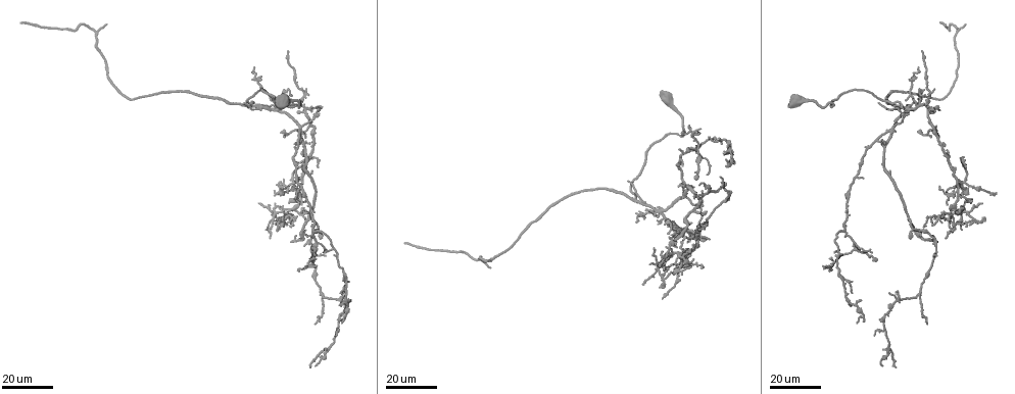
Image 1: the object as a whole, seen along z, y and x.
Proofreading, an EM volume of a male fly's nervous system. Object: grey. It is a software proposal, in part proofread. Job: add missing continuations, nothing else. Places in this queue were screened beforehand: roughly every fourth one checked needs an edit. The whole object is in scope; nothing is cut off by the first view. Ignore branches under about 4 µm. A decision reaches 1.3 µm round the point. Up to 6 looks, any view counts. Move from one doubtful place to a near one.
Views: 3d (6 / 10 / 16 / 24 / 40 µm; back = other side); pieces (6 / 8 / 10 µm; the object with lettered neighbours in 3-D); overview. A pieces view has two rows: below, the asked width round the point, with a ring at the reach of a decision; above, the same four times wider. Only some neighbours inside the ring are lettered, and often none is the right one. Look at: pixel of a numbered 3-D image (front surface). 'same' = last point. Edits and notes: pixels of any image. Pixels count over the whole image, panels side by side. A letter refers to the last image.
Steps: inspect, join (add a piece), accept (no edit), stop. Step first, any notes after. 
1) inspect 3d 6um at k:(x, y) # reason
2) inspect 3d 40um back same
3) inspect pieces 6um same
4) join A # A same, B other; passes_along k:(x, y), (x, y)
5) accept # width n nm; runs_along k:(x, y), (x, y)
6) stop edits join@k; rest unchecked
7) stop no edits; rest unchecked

inspect 3d 16um at 1:(292, 240) # branch stops here

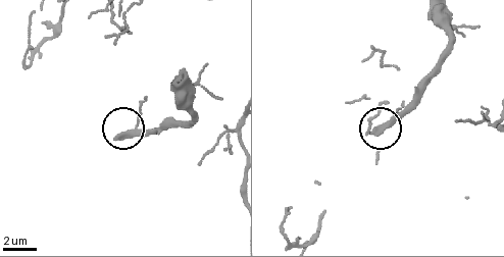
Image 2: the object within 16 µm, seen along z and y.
inspect pieces 10um at 2:(376, 133)

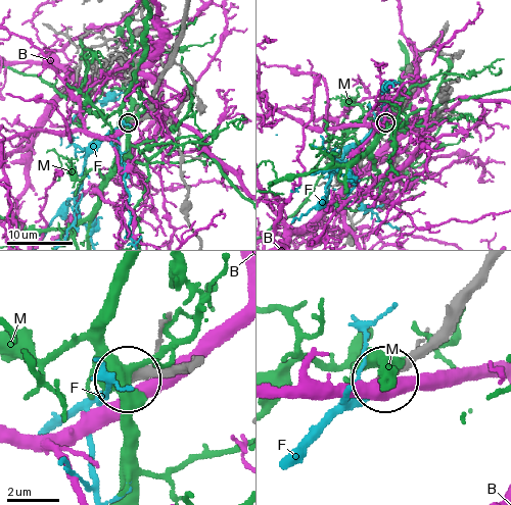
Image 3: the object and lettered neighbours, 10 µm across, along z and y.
join F # width 280 nm; B other, F same, M other; the neuron continues

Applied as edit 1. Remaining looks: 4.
inspect overview

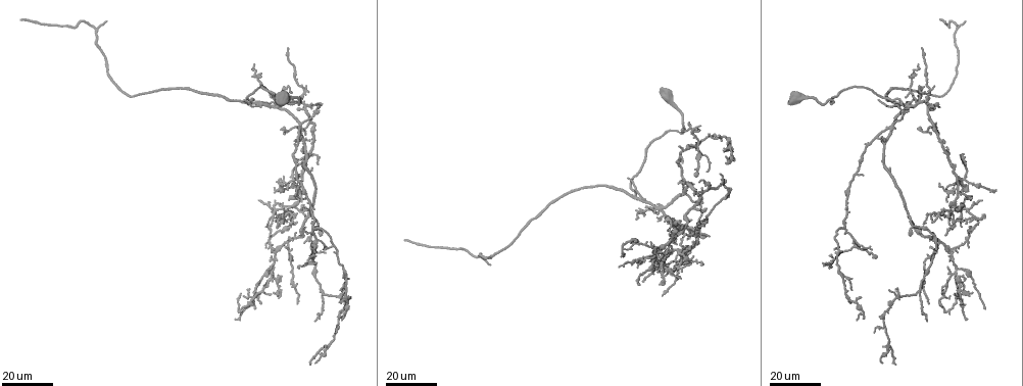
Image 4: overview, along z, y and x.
inspect 3d 16um at 4:(941, 289)

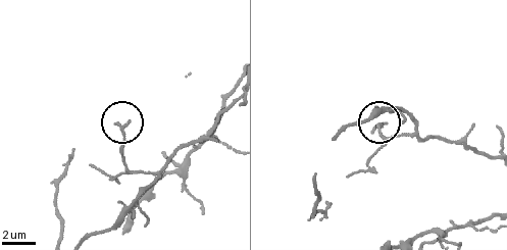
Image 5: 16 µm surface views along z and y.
inspect pieces 10um at 5:(117, 121)

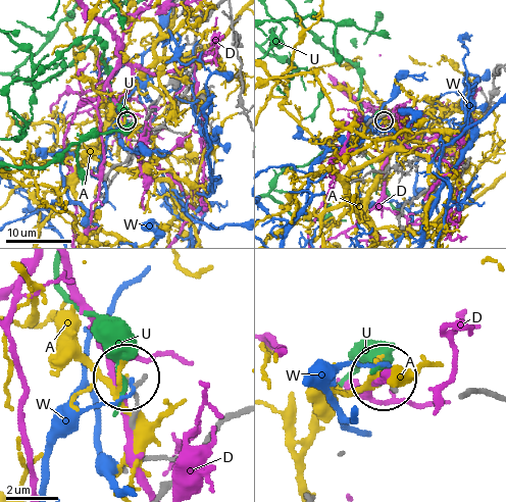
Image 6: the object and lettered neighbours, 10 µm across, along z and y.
accept # A other, D other, U other, W other; none of them fits

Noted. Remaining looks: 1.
stop edits join@3; rest unchecked

